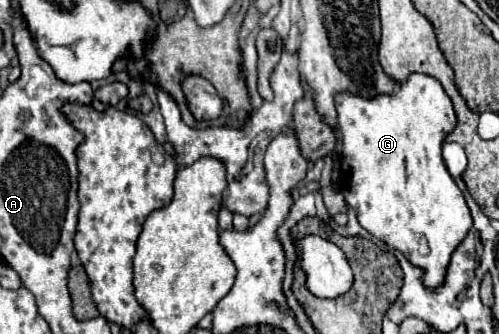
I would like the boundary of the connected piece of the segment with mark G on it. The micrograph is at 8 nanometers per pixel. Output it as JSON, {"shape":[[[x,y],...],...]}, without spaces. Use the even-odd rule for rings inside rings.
{"shape":[[[409,73],[409,77],[401,83],[401,89],[393,95],[379,93],[367,99],[357,93],[343,91],[335,97],[335,105],[341,131],[341,175],[337,185],[345,201],[357,211],[359,225],[389,247],[399,249],[413,265],[425,269],[423,281],[427,287],[441,285],[451,253],[471,229],[471,213],[465,197],[441,157],[441,145],[457,125],[449,95],[435,77],[427,73]],[[421,235],[427,249],[419,249]]]}

